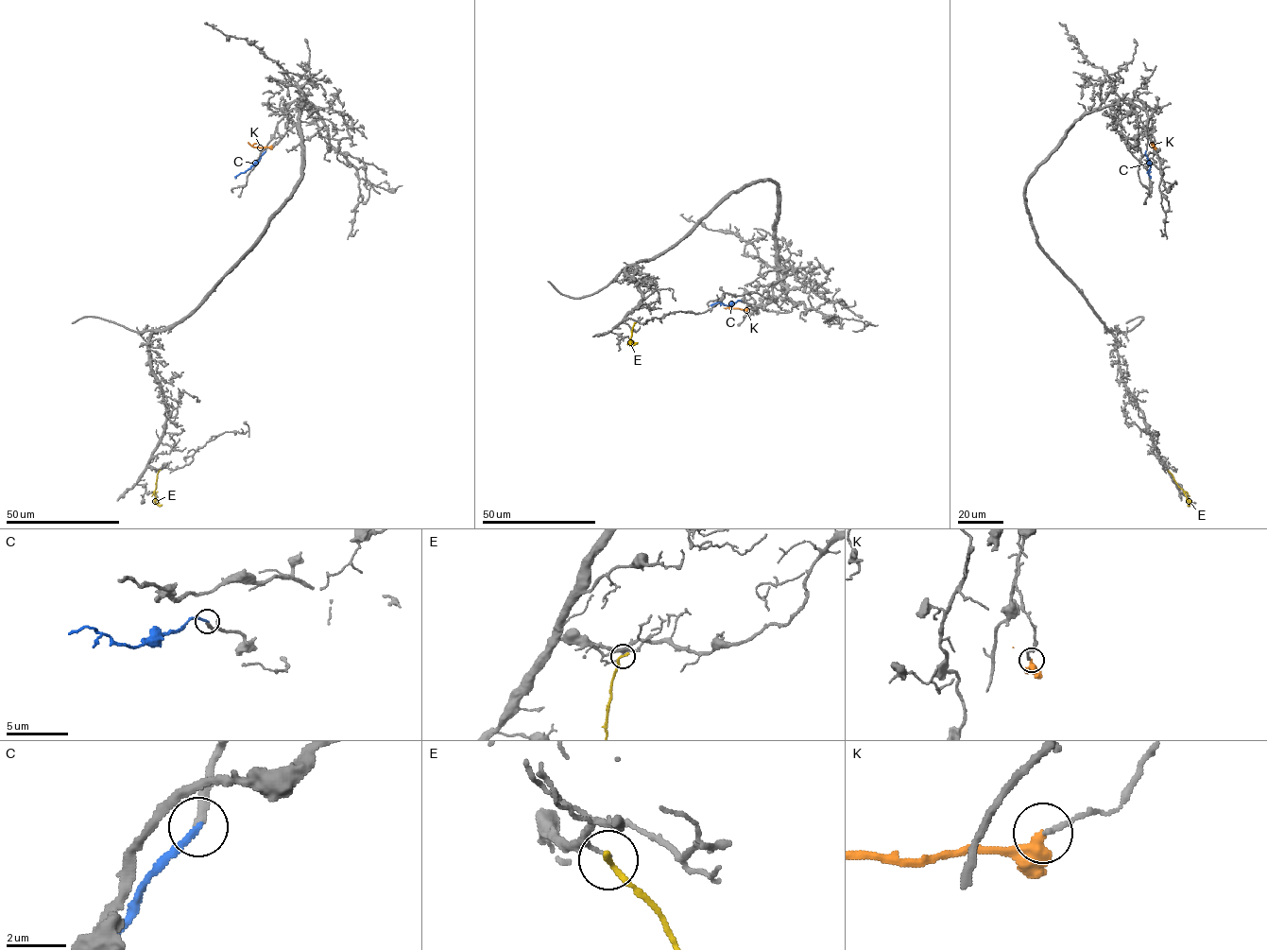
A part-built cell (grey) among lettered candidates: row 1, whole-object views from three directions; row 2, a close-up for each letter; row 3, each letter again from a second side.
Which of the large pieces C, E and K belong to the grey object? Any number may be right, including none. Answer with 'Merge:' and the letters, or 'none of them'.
Merge: C

